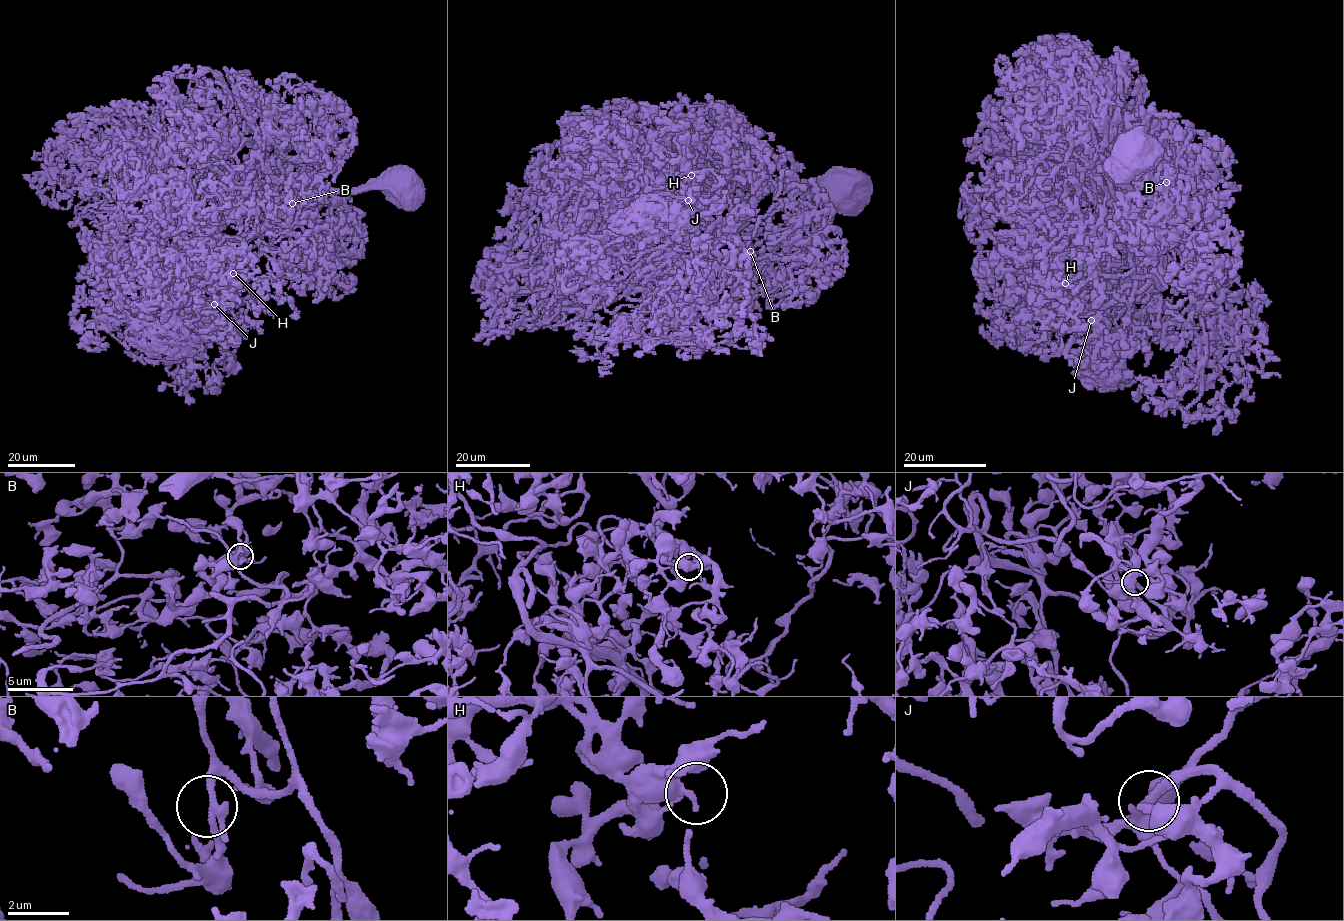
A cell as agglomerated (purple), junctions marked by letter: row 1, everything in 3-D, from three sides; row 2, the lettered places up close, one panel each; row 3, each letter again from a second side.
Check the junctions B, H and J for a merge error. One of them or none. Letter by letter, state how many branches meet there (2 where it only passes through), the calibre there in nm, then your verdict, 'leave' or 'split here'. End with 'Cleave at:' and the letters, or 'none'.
B: 3 | 200 nm | leave
H: 3 | 240 nm | leave
J: 3 | 240 nm | leave
Cleave at: none

